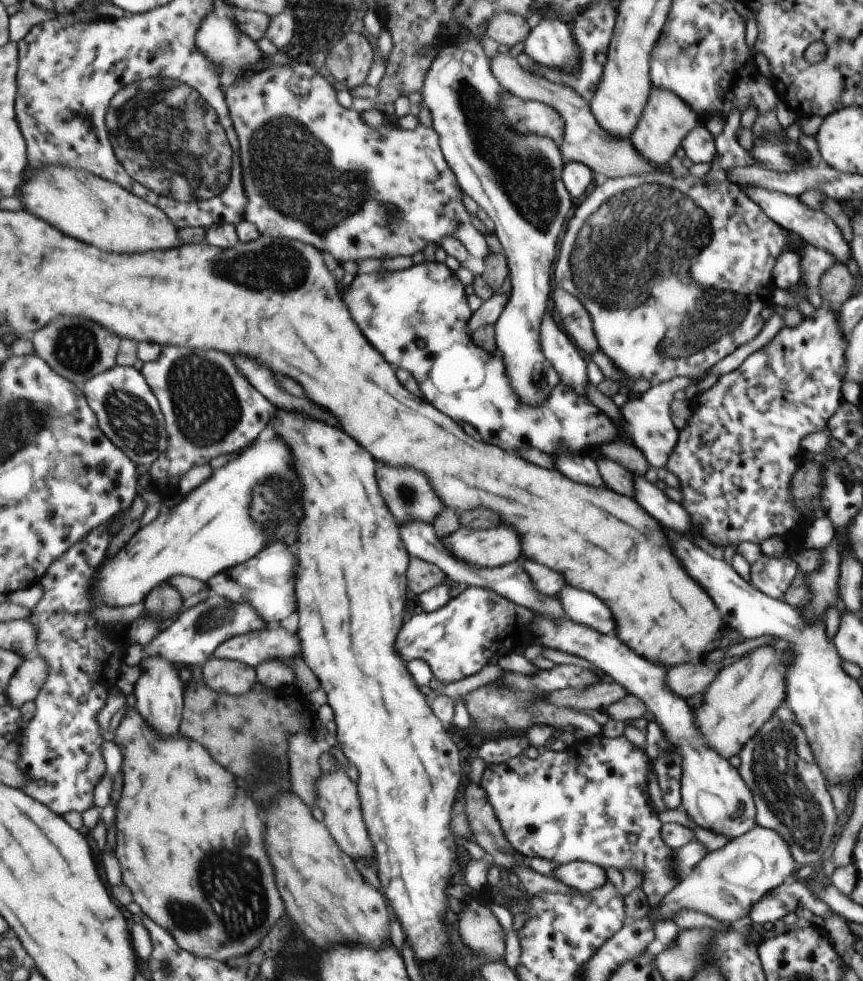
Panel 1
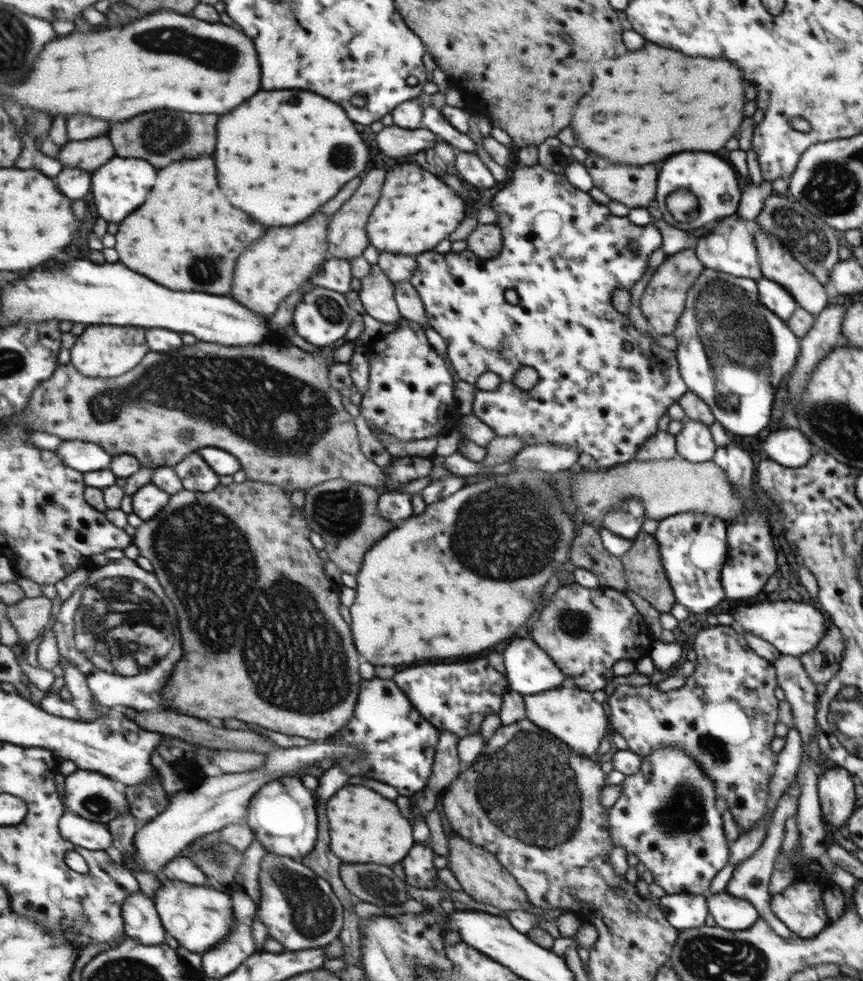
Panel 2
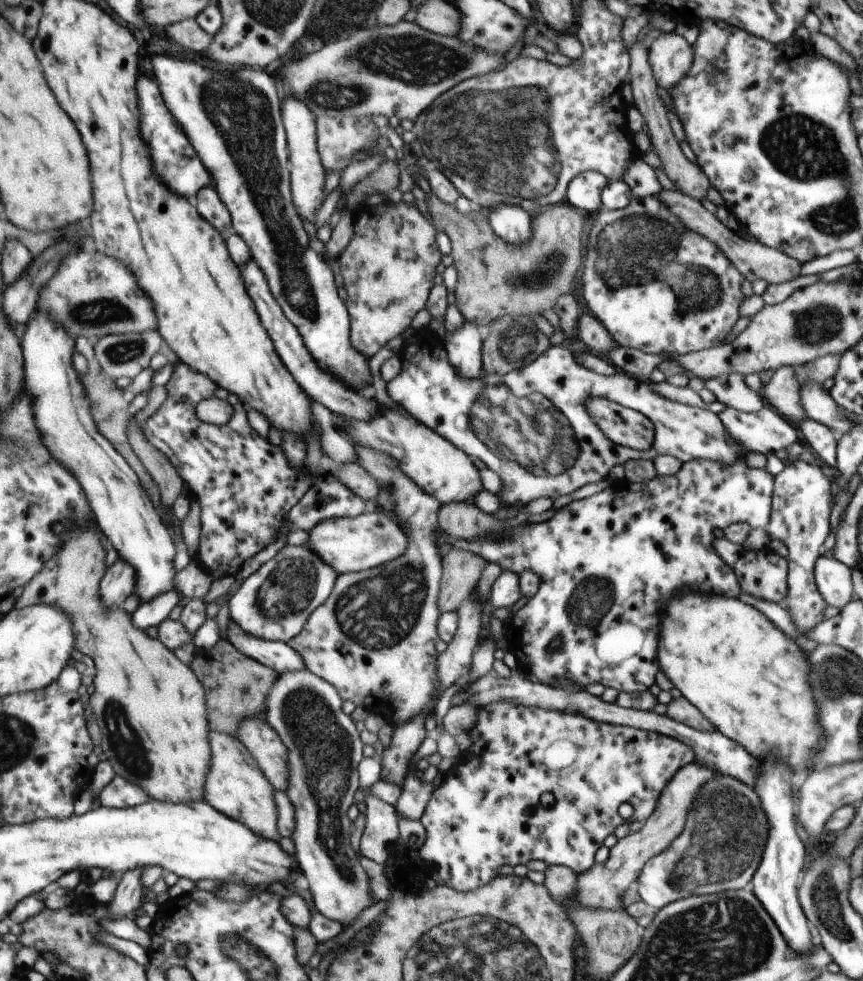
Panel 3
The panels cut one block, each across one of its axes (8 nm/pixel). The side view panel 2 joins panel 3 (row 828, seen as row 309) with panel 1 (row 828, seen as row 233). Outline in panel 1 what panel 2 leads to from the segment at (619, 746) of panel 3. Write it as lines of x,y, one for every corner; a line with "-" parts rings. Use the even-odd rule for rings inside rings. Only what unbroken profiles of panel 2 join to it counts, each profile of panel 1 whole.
600,735
591,742
569,743
561,751
540,750
533,759
521,753
505,762
491,764
483,770
478,784
485,790
506,841
522,858
540,858
557,865
585,861
603,869
633,869
641,875
640,889
652,909
681,878
673,870
673,849
659,836
661,822
647,794
649,773
654,774
651,760
643,749
635,748
623,735
617,738
-
627,834
635,834
636,842
627,842

